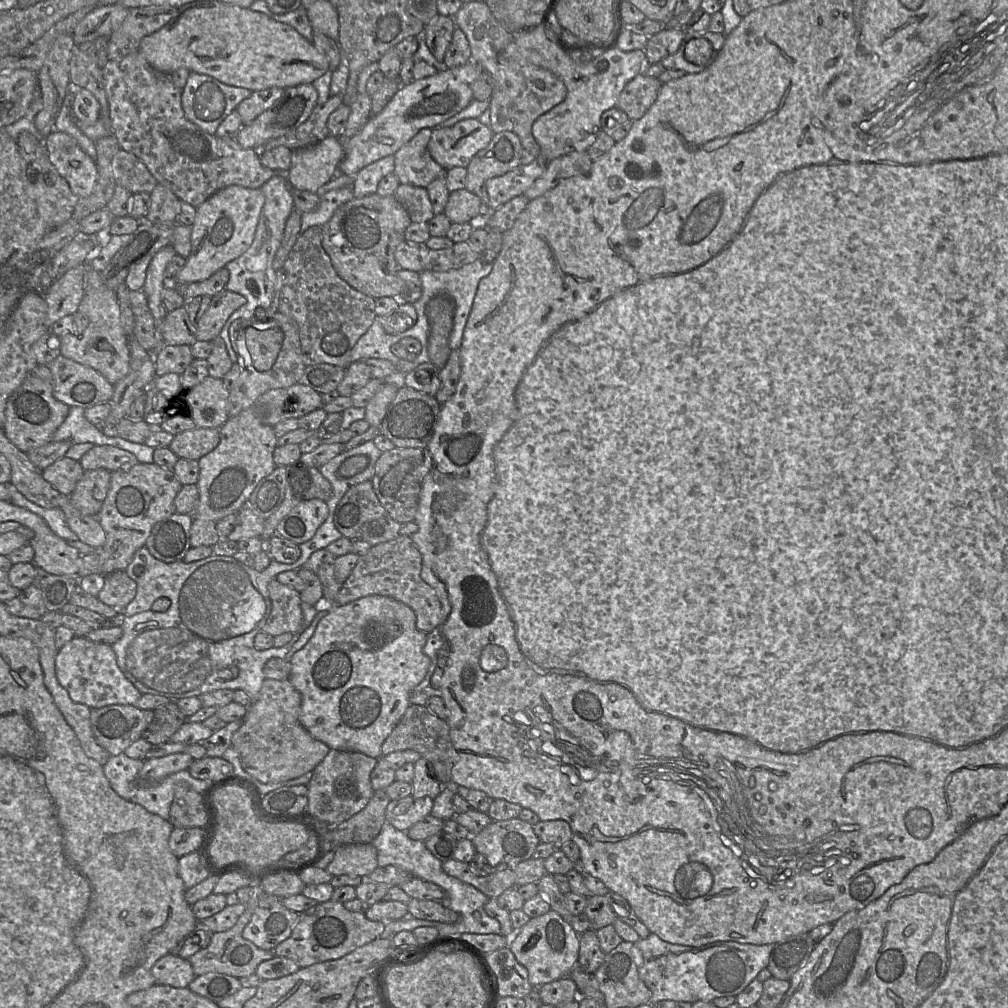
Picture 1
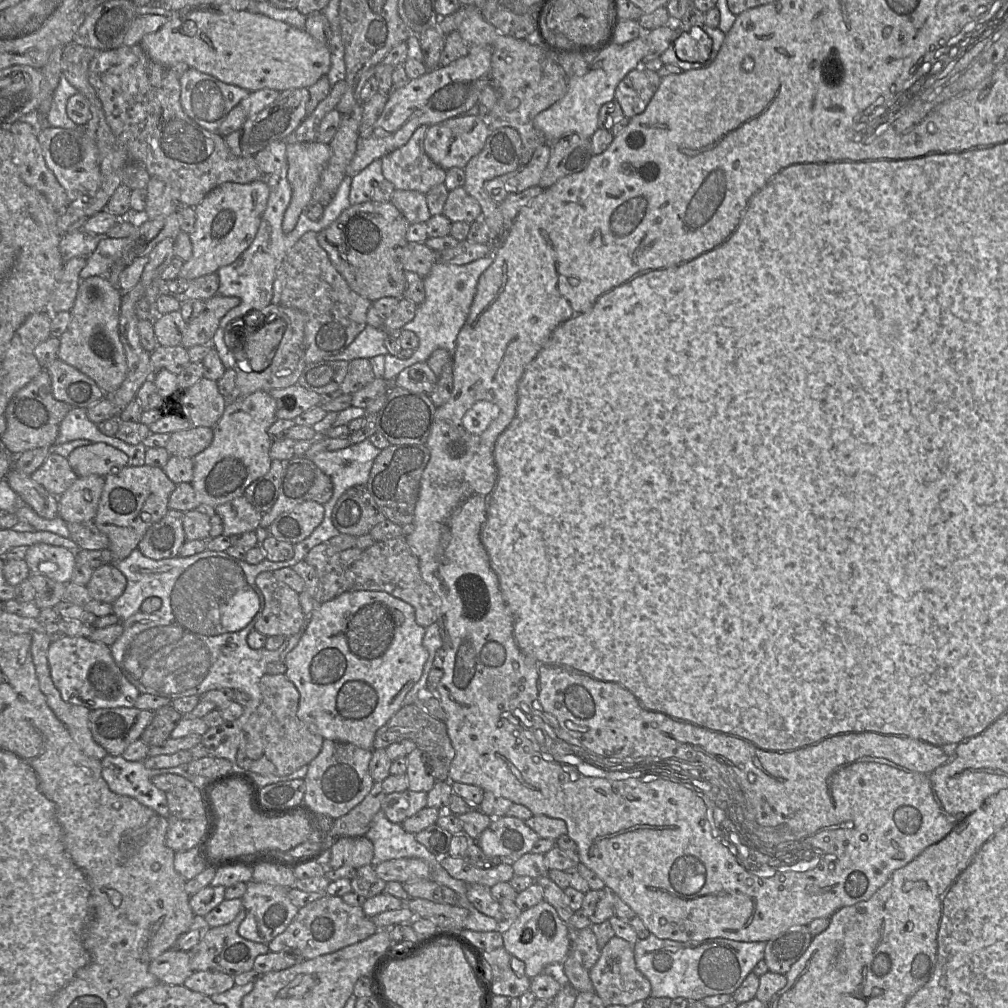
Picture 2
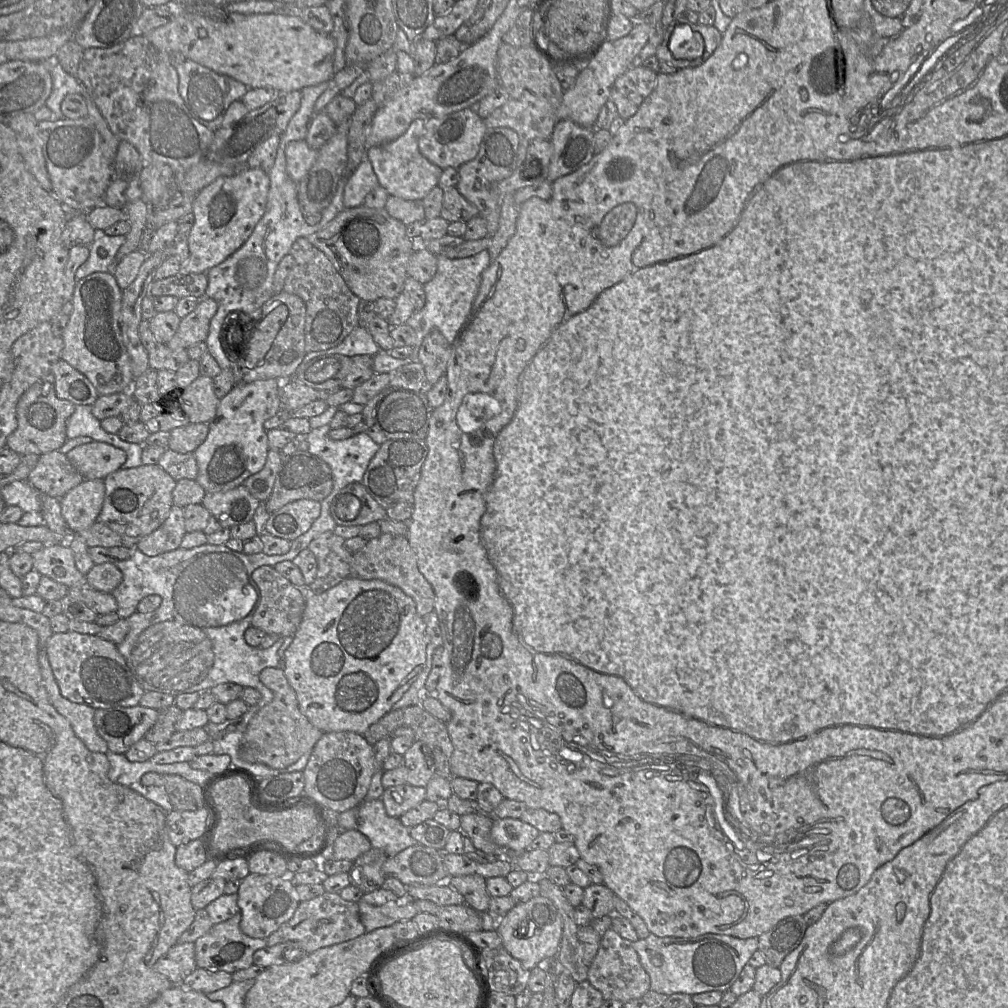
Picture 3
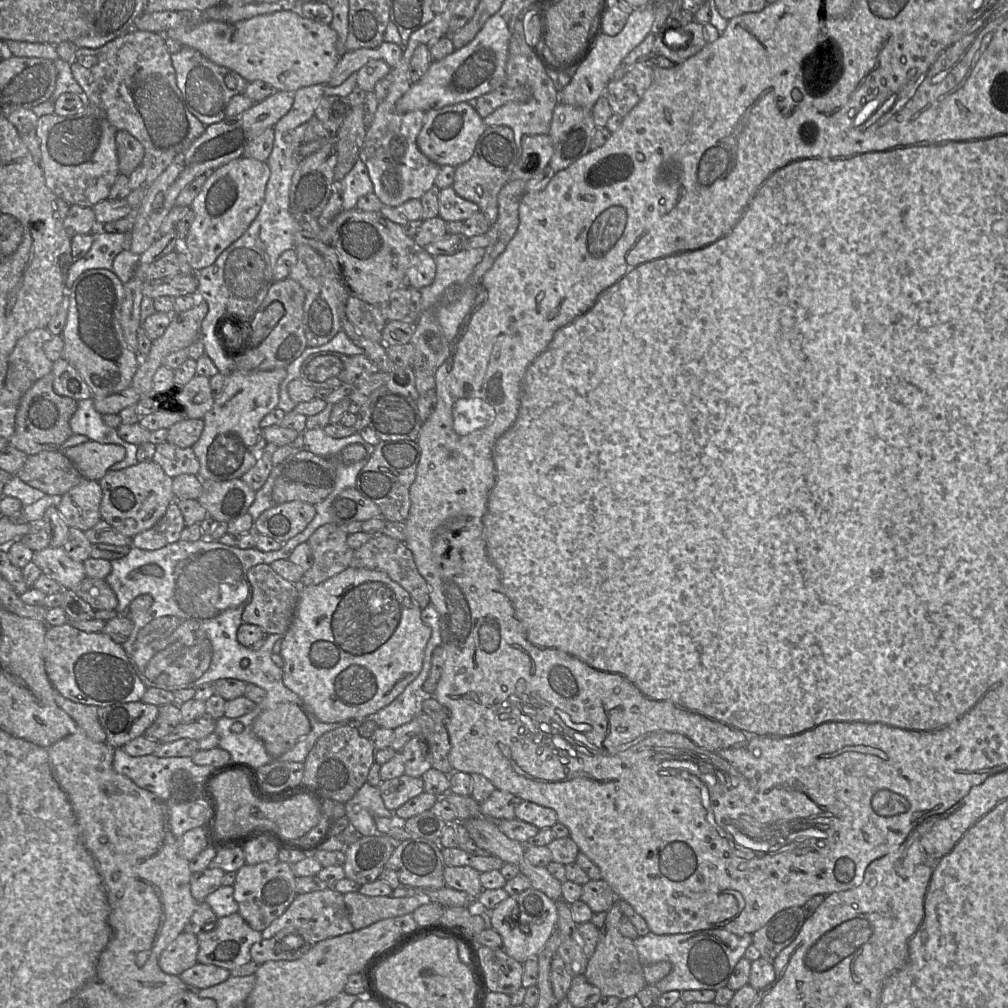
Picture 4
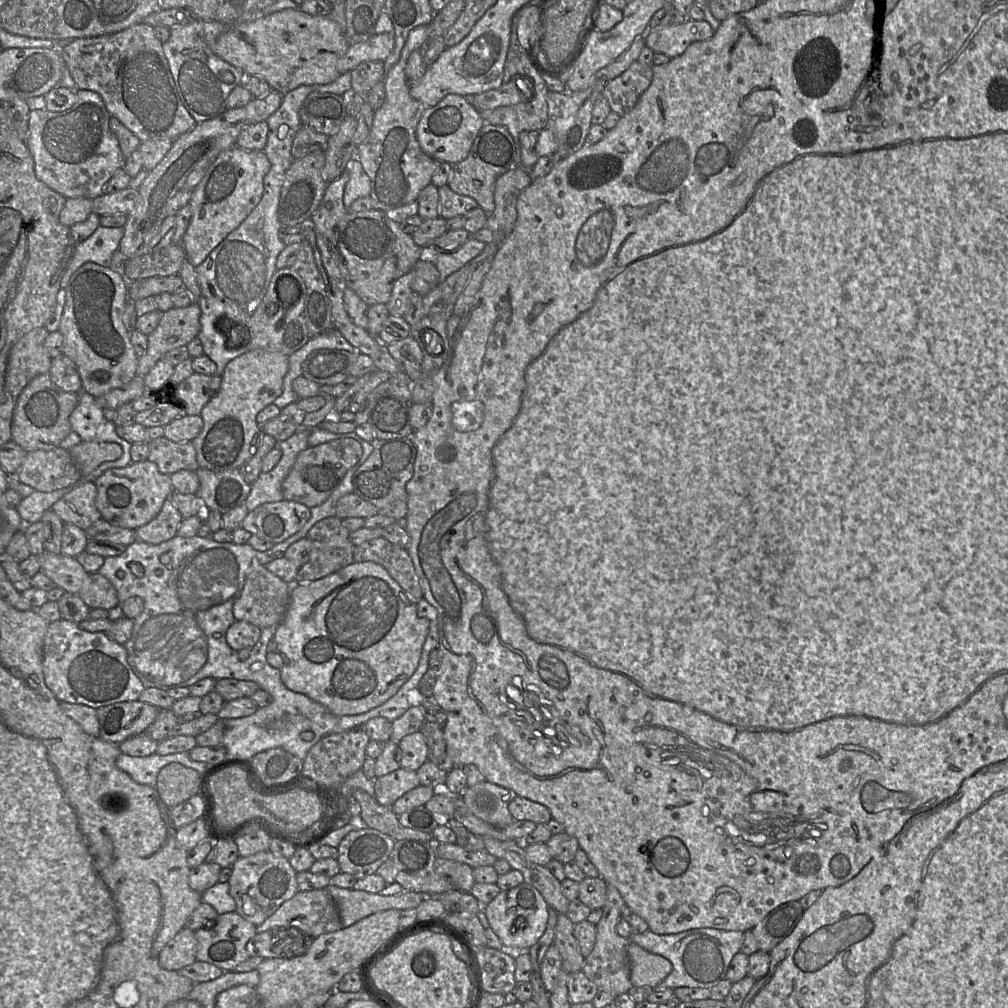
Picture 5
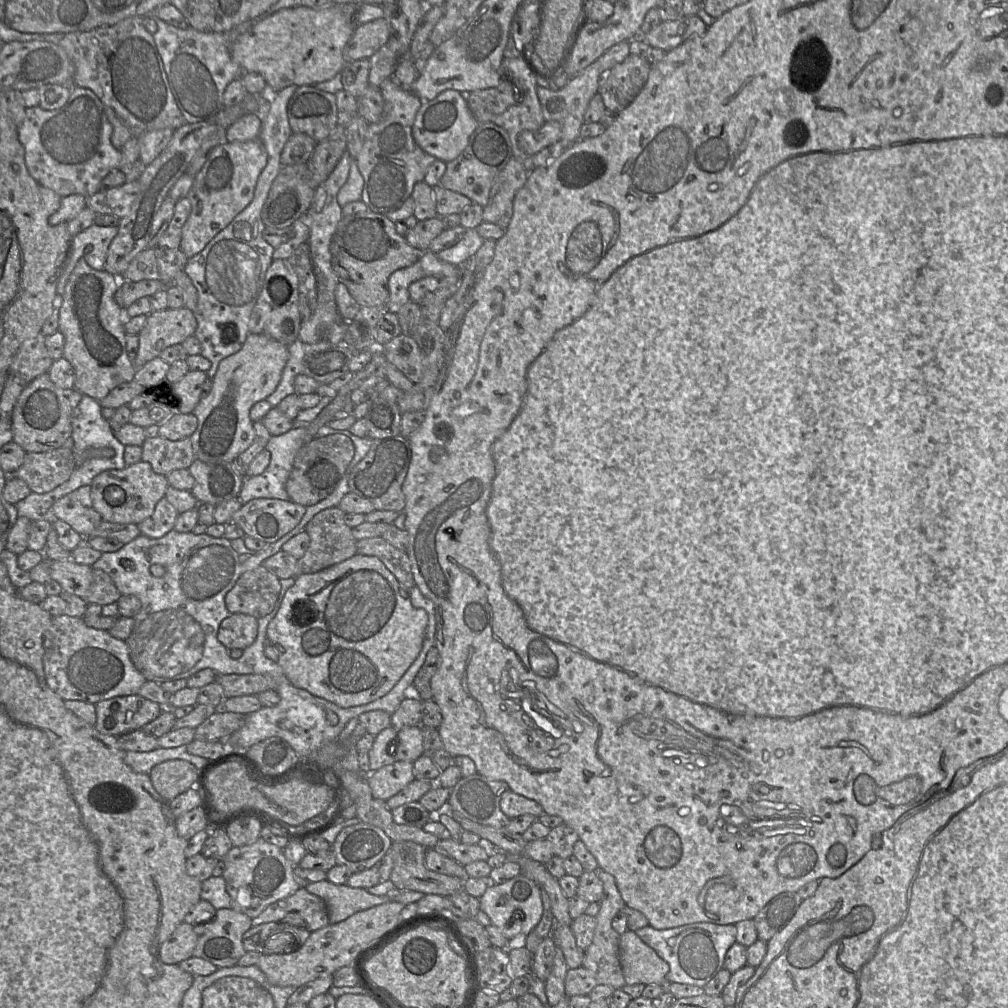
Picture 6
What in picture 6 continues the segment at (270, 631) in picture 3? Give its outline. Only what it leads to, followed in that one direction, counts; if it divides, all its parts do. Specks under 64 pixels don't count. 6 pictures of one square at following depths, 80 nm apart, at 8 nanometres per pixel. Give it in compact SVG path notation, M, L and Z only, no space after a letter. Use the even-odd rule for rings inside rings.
M263 565L243 573L225 596L230 614L242 613L260 619L270 614L279 599L280 579Z

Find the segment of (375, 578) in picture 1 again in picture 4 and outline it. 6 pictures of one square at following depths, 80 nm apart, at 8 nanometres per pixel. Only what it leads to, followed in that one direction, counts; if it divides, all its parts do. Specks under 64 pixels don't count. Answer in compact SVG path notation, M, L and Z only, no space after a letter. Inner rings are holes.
M383 534L373 536L367 543L354 550L350 566L384 572L409 593L420 609L424 609L430 604L429 586L418 572L413 554L404 542Z

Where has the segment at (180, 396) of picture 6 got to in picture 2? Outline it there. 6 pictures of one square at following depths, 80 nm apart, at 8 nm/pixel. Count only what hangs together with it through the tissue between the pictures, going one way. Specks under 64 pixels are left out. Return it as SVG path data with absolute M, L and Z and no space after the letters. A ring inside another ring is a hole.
M202 377L194 385L186 389L184 397L177 399L180 403L180 410L184 410L187 418L191 421L193 426L210 427L213 428L222 417L227 399L219 392L217 381Z

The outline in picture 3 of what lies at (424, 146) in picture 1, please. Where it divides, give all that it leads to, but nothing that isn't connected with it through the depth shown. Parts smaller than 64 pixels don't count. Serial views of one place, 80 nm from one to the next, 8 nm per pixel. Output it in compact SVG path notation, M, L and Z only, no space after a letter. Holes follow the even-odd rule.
M414 120L407 131L397 139L366 151L366 159L372 164L378 183L389 194L404 200L422 200L438 185L443 169L431 163L419 151L419 138L423 134L425 120Z

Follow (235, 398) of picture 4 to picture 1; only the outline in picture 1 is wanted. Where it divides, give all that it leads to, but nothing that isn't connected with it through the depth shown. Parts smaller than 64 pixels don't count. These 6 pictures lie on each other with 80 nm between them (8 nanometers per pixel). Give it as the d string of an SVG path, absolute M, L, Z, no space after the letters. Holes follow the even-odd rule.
M255 404L239 415L229 417L219 431L218 446L198 460L200 471L196 485L199 499L191 514L193 518L214 522L238 512L246 505L258 483L275 469L273 452L278 446L273 427L263 423L262 408Z

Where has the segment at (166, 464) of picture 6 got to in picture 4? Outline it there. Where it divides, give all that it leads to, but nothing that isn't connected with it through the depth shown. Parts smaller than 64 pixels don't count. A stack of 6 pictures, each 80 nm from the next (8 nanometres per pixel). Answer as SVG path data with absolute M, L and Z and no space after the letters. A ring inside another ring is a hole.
M167 441L155 445L153 461L159 464L168 476L171 478L181 474L198 476L200 463L192 447L181 448Z

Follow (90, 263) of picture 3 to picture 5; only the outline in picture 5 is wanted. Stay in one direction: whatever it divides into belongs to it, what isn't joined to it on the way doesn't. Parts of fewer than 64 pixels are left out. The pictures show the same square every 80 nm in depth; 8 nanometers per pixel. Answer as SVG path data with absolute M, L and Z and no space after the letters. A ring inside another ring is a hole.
M99 226L91 236L74 247L73 257L61 280L61 289L66 290L73 274L86 262L106 268L112 264L112 256L119 249L124 228Z

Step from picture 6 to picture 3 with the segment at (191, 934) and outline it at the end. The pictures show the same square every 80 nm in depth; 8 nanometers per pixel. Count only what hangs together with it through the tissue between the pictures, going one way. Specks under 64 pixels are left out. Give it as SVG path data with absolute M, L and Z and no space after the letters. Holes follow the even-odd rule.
M195 942L176 943L154 965L154 969L173 984L182 984L196 968Z

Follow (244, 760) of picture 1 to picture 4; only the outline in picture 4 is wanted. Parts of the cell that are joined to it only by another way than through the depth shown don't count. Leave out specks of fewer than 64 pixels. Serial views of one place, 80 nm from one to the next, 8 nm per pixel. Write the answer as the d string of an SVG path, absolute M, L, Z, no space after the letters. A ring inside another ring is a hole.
M283 702L274 708L263 711L255 719L252 730L256 737L263 742L267 753L277 759L291 750L303 736L310 733L311 723L302 705Z

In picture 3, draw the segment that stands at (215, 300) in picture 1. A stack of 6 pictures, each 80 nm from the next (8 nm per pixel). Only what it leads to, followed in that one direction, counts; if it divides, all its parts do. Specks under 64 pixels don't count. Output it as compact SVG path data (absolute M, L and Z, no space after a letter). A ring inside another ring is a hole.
M203 297L200 299L197 307L181 319L175 335L165 345L170 349L188 349L195 344L205 342L211 319L217 309L218 304L212 298Z

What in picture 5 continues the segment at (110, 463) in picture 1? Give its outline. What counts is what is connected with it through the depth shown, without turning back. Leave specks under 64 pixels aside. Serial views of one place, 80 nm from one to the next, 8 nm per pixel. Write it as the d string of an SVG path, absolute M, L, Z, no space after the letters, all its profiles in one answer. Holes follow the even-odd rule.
M82 441L69 449L69 452L79 467L82 476L88 476L104 462L118 460L122 447L114 442Z

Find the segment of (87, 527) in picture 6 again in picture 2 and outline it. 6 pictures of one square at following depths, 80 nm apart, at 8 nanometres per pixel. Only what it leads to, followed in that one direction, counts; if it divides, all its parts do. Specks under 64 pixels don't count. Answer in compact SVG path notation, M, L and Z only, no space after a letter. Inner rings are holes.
M99 475L78 477L58 496L58 516L66 523L93 521L103 492L105 479Z

